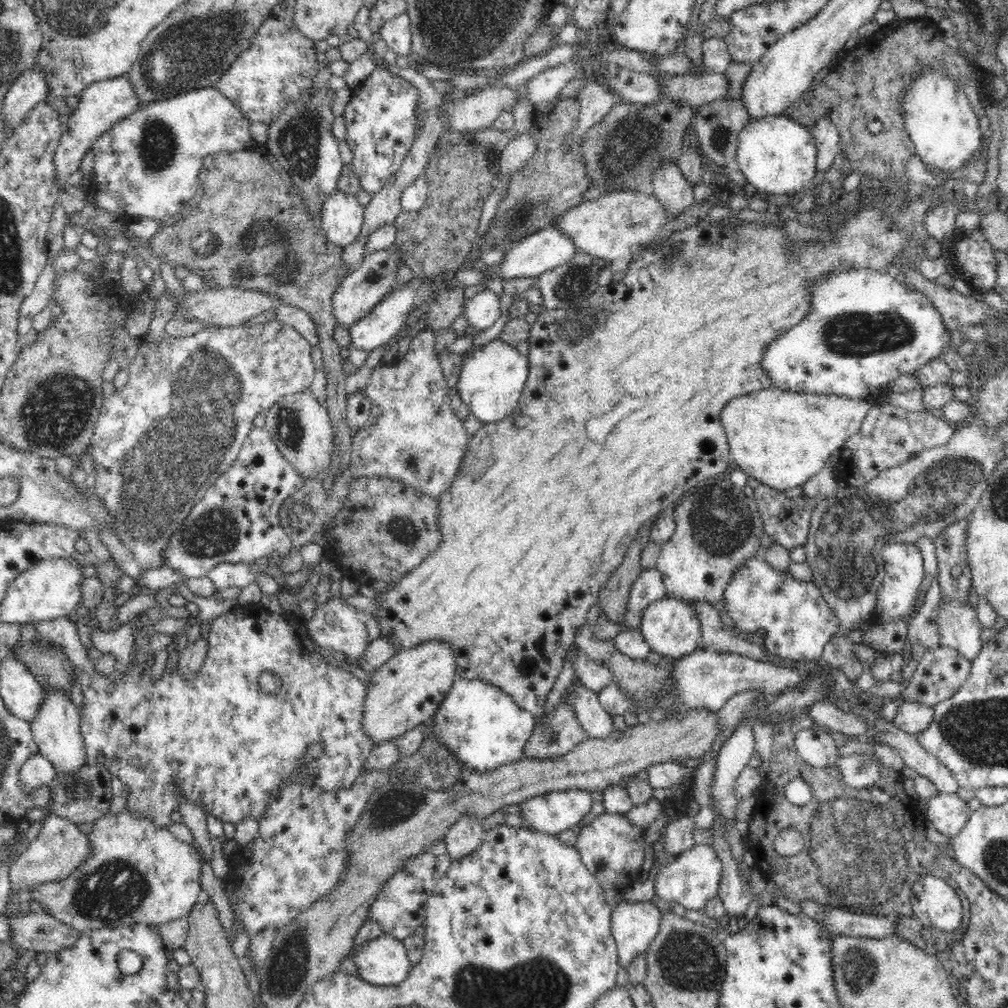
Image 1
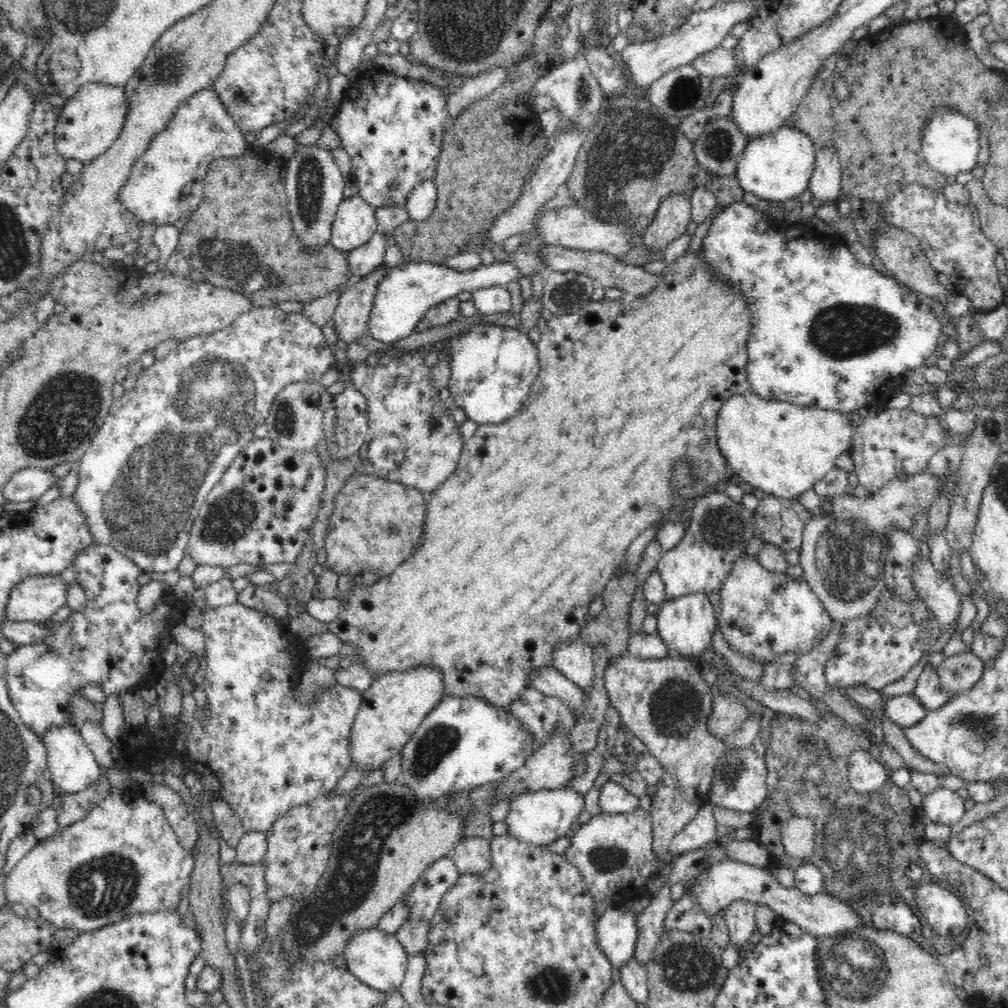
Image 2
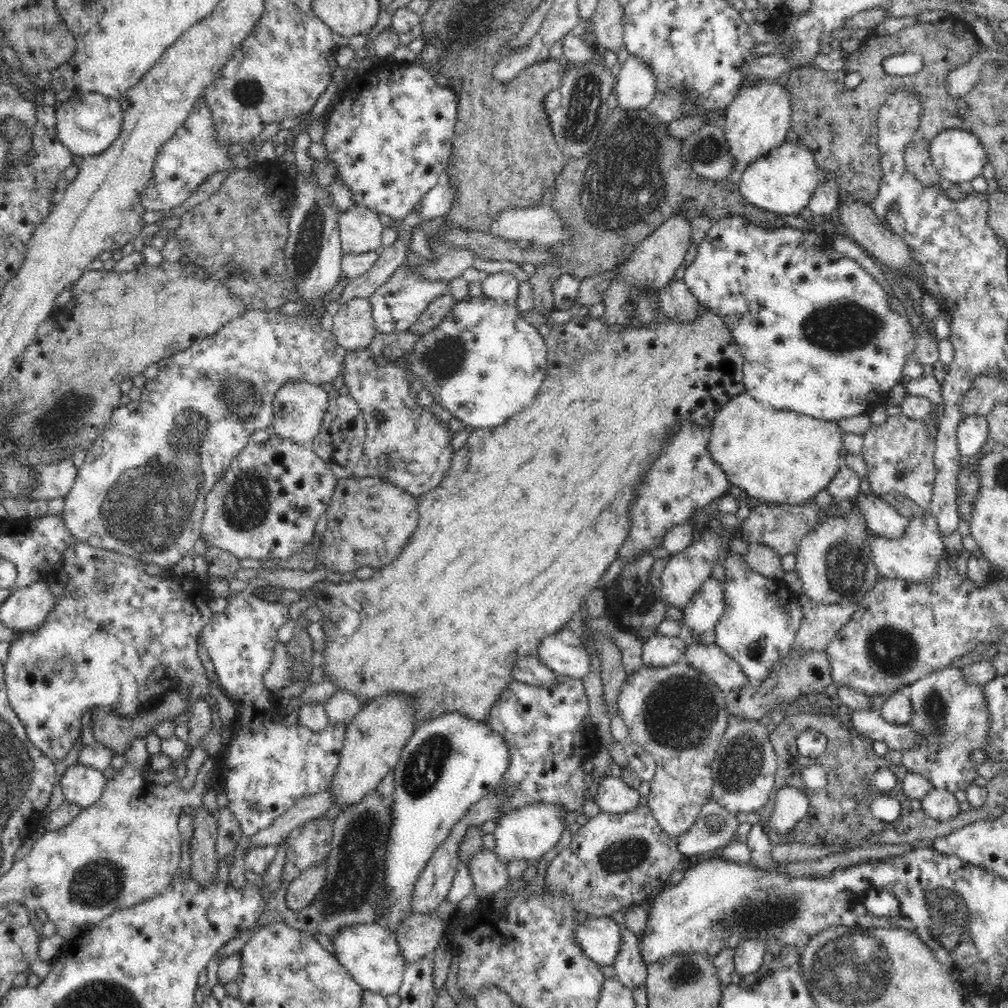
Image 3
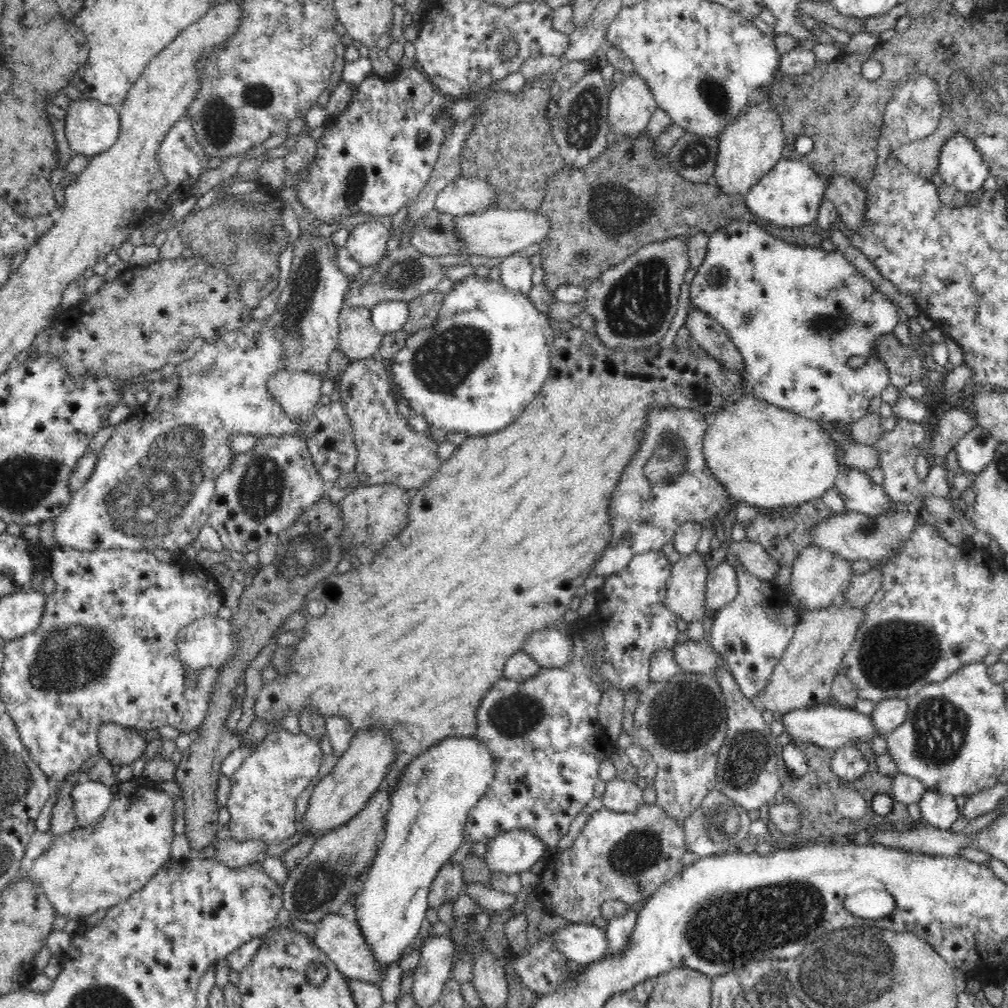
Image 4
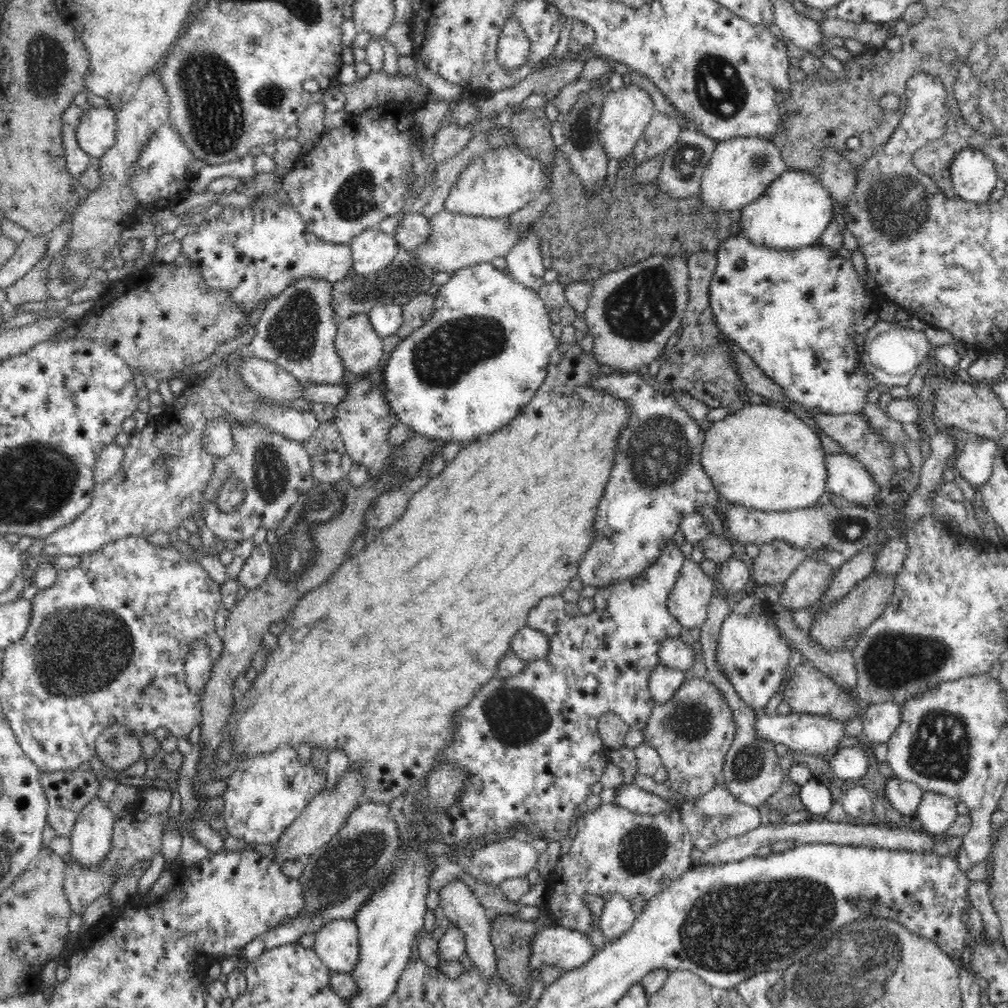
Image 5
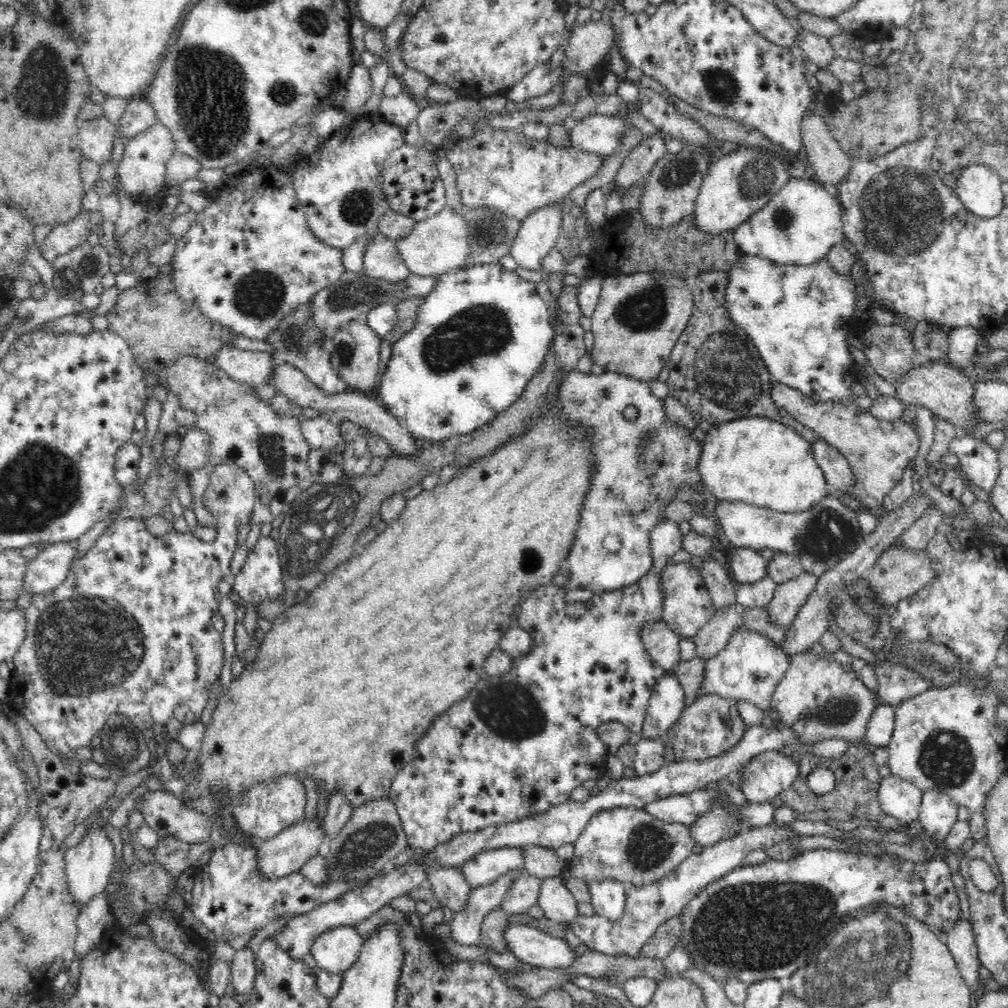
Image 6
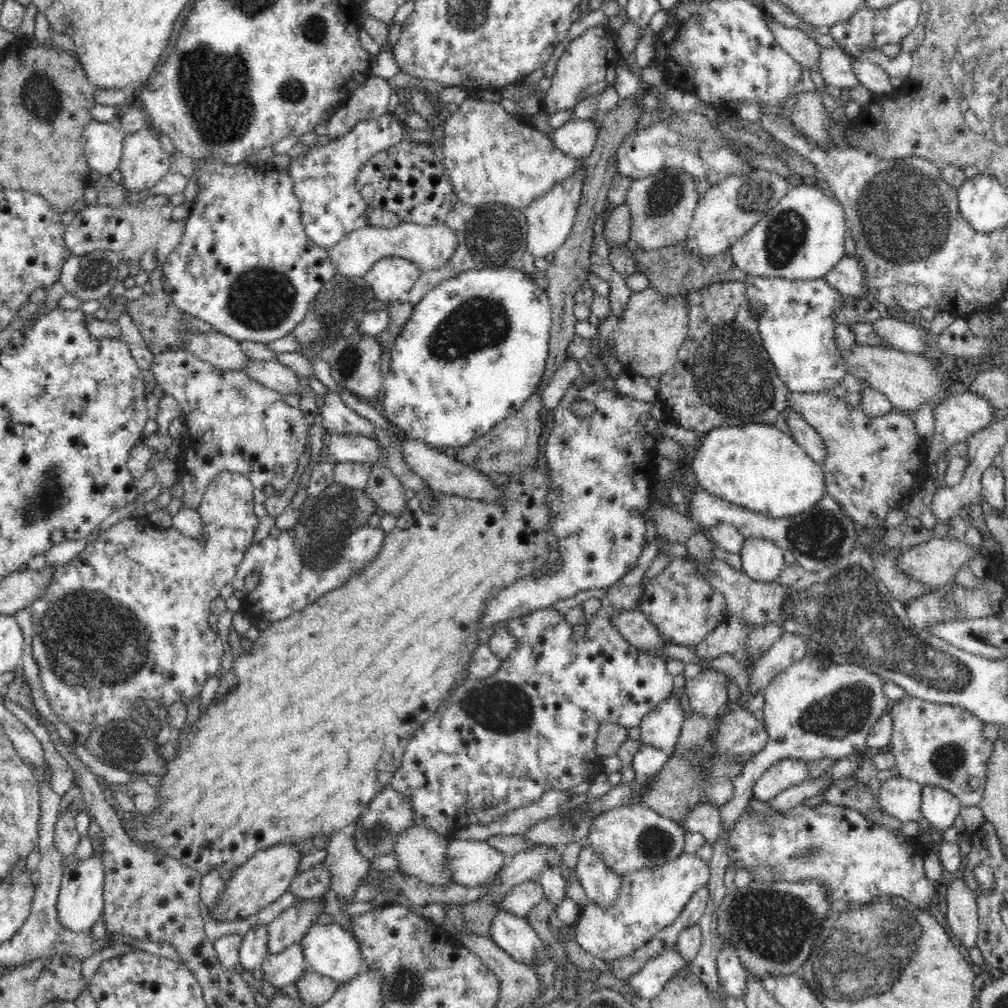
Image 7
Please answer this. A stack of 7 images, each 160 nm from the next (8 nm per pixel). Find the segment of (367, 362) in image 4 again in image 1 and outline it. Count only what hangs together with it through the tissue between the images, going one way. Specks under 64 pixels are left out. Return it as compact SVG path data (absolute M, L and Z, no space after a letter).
M423 328L395 365L381 363L372 371L364 391L370 398L371 411L362 430L353 435L349 464L351 478L384 477L404 483L435 499L440 499L452 486L471 437L466 436L464 423L452 409L450 388L434 349L434 341L434 331Z

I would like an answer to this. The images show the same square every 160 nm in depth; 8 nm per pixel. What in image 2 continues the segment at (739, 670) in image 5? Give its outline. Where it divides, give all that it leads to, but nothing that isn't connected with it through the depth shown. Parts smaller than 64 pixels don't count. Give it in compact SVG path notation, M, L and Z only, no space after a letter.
M756 555L737 558L730 574L726 576L720 590L720 617L718 625L724 639L732 650L748 656L754 663L769 664L784 653L806 654L817 648L829 636L834 620L826 611L803 576L794 579L790 575L775 573L758 563Z

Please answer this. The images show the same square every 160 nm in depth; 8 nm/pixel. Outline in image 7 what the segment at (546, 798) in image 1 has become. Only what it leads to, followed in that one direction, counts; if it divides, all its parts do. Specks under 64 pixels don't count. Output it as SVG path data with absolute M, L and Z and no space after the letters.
M454 837L448 842L446 865L454 885L462 888L486 885L496 878L504 863L502 852L488 841Z

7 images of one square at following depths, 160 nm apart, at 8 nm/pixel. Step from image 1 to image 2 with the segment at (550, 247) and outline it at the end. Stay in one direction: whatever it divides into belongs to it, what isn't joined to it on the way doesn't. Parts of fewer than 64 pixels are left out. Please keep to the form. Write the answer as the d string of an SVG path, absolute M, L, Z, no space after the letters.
M535 236L533 240L526 244L522 243L515 252L510 253L508 260L504 262L494 260L488 266L480 264L476 270L466 270L466 272L422 261L403 262L397 268L387 268L384 271L385 277L376 286L378 290L376 290L374 306L368 319L368 333L382 342L404 340L406 336L416 331L417 324L422 320L426 311L446 299L458 296L460 292L471 293L478 288L506 286L512 280L518 280L522 276L530 278L536 272L546 273L547 267L540 250L543 245L546 244L542 237Z

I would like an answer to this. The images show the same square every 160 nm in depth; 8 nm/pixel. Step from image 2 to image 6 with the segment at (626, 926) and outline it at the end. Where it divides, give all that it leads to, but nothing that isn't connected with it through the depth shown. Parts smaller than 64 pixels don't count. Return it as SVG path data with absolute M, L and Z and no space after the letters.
M510 924L504 939L510 951L526 965L558 969L570 966L577 959L568 941L525 924Z

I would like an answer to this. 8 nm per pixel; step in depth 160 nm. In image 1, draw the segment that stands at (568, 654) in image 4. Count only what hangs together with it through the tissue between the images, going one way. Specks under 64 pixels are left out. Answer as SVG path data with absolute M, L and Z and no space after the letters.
M577 649L576 656L575 675L585 687L598 692L612 682L613 673L609 666L593 660L585 652Z

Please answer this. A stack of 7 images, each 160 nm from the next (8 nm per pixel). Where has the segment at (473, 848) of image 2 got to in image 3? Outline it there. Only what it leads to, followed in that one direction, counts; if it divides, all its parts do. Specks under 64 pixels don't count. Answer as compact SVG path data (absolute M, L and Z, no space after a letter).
M482 847L467 864L470 875L474 879L472 892L458 903L462 915L469 915L480 905L481 899L486 899L510 884L510 875L505 864L498 859L494 850Z

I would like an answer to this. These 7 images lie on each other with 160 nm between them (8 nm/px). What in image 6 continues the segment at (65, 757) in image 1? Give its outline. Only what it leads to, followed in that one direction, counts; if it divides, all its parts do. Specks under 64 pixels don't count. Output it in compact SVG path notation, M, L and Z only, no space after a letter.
M89 828L83 840L76 846L65 849L64 868L68 891L74 897L74 905L78 910L82 908L96 894L100 894L111 880L110 875L114 870L114 844L108 839L104 829Z

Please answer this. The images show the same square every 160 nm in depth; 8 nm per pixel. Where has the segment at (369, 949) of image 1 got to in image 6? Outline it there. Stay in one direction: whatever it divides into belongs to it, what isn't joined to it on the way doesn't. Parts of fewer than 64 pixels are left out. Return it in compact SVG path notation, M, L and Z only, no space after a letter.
M340 925L320 934L310 952L318 968L340 974L354 964L363 944L364 939L355 927Z

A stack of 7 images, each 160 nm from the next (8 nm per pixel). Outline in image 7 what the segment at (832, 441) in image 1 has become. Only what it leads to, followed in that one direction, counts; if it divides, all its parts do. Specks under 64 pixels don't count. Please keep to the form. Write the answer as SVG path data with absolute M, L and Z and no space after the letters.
M750 423L713 428L701 436L700 448L687 464L695 473L695 482L706 492L766 517L800 514L818 504L826 493L824 469L808 456L790 433L784 433L774 425Z

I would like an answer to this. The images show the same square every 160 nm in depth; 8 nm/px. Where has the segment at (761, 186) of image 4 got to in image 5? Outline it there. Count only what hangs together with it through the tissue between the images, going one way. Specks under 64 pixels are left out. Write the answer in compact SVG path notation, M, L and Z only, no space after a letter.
M788 170L770 185L766 195L760 196L758 200L743 206L739 232L742 232L742 235L746 235L756 245L766 245L780 250L812 247L821 238L830 219L835 217L833 215L834 209L828 190L824 188L818 178L800 170Z

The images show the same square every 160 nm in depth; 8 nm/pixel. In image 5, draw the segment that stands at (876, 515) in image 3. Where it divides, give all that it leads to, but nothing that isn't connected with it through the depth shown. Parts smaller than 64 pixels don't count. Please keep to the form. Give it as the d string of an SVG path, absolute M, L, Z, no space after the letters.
M848 453L826 454L827 490L850 504L873 507L880 488L866 466Z

